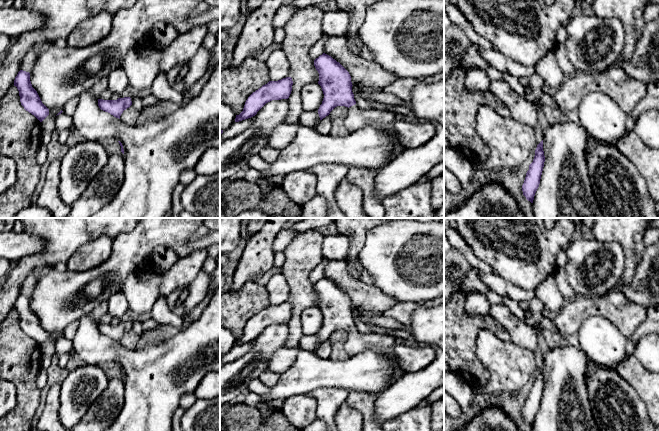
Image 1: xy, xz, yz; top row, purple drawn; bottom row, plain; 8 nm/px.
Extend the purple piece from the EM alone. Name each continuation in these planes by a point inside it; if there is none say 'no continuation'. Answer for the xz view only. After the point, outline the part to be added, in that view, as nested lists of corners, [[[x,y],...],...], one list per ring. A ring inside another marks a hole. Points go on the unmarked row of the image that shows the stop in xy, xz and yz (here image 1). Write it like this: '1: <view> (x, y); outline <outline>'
1: xz (357, 342); outline [[[353,329],[349,331],[348,339],[344,343],[343,348],[349,357],[365,350],[373,350],[382,355],[394,366],[395,371],[391,377],[391,381],[394,383],[404,377],[407,373],[400,366],[399,360],[394,353],[395,345],[396,338],[394,337],[373,332],[363,334],[356,329]]]

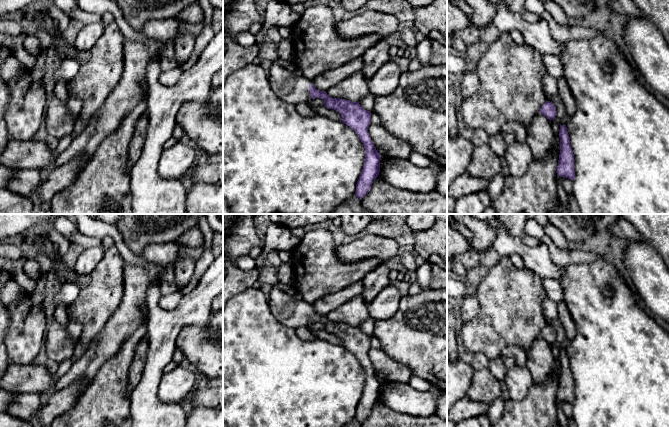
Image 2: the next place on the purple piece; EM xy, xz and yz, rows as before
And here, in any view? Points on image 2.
1: xz (288, 311); outline [[[272,285],[268,303],[271,313],[286,326],[297,329],[308,327],[311,322],[309,309],[313,305],[303,300],[295,300],[293,296],[281,291],[276,285]]]

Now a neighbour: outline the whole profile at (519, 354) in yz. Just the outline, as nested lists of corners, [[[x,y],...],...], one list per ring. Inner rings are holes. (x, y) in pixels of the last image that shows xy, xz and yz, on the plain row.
[[[511,345],[508,347],[505,347],[502,351],[501,354],[503,357],[511,357],[513,358],[517,365],[519,366],[525,366],[526,365],[526,359],[527,359],[527,352],[515,345]]]

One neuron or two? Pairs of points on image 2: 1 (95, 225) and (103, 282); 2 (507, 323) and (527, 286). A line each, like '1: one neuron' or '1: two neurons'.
1: two neurons
2: one neuron

